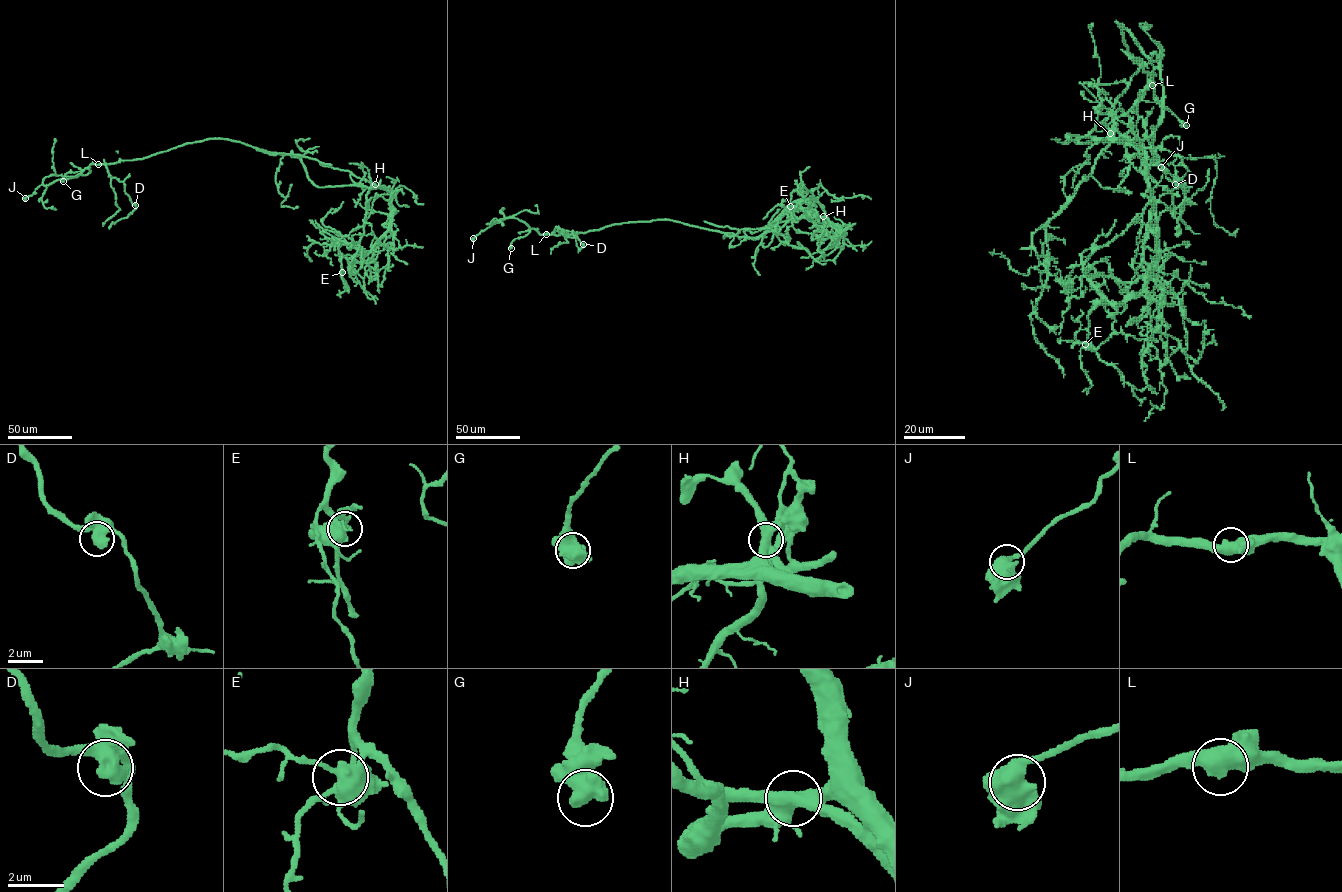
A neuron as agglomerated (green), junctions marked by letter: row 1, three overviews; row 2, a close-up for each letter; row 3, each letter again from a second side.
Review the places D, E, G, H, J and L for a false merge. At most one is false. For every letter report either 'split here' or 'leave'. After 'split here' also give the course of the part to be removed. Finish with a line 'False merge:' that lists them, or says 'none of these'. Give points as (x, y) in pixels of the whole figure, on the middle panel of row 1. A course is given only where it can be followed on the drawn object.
D: leave
E: leave
G: leave
H: split here | (823, 216), (840, 228), (836, 230), (840, 235), (842, 230), (825, 250)
J: leave
L: leave
False merge: H

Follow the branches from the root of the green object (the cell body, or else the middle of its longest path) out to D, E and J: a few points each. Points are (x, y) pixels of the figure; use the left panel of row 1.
D: (300, 160), (230, 139), (209, 138), (142, 159), (106, 164), (108, 173), (123, 182), (125, 192), (135, 205)
E: (300, 160), (318, 187), (359, 185), (390, 193), (387, 231), (364, 255), (342, 255), (342, 272)
J: (300, 160), (230, 139), (209, 138), (142, 159), (91, 164), (76, 177), (42, 184), (25, 198)

